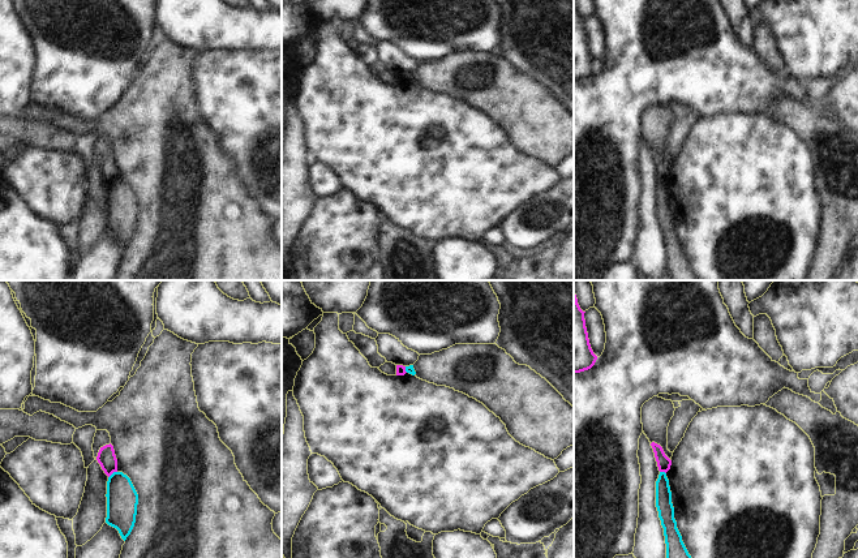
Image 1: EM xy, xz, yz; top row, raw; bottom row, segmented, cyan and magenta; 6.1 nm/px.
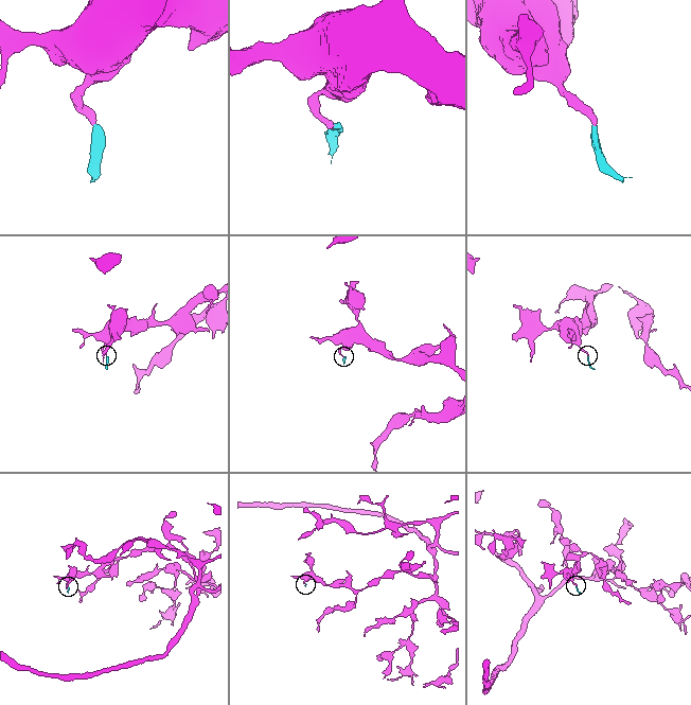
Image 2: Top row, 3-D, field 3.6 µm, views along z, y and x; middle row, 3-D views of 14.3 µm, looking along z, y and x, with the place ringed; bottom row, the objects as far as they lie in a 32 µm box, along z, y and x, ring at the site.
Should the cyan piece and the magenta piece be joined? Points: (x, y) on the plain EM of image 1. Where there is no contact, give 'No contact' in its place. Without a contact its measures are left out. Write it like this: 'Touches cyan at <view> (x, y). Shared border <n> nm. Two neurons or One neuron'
Touches cyan at xy (112, 181). Shared border 70 nm. Two neurons

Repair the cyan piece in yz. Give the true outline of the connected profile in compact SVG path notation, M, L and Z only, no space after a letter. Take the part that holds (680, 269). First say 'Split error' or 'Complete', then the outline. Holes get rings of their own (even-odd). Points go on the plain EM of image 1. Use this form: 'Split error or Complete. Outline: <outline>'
Complete. Outline: M665 180L656 189L656 215L664 236L666 267L673 280L699 280L688 262L674 227L672 199Z

